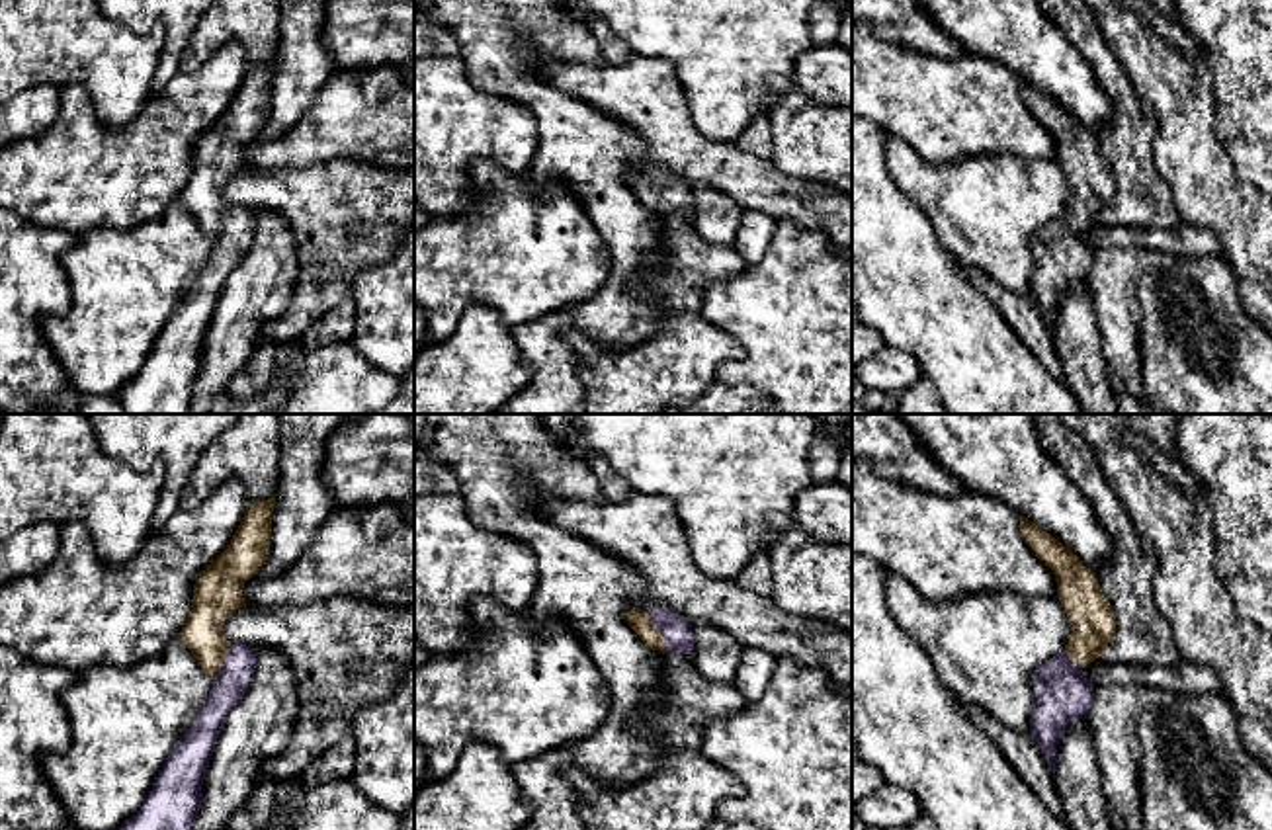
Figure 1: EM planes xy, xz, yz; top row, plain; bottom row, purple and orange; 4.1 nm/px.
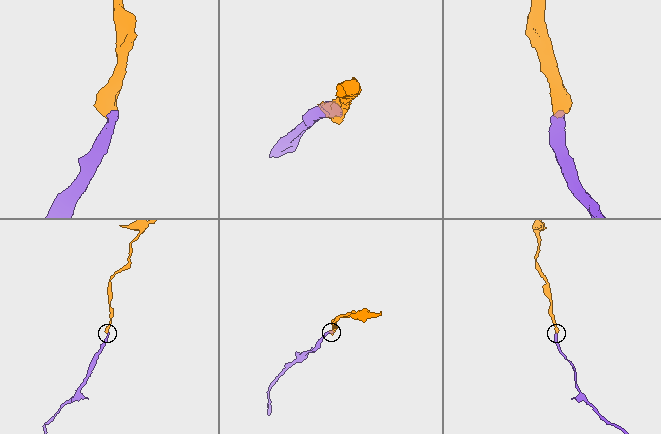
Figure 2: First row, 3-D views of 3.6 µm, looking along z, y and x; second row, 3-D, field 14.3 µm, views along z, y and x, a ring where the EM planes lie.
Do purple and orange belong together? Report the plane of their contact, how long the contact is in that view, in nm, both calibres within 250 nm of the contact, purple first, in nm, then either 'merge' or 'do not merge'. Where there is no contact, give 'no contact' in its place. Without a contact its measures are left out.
xz | 190 nm | 130/90 nm | merge

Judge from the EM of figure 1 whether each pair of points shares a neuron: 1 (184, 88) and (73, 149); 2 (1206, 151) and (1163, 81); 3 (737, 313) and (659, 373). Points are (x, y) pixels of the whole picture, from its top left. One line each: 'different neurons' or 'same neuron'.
1: same neuron
2: same neuron
3: different neurons

